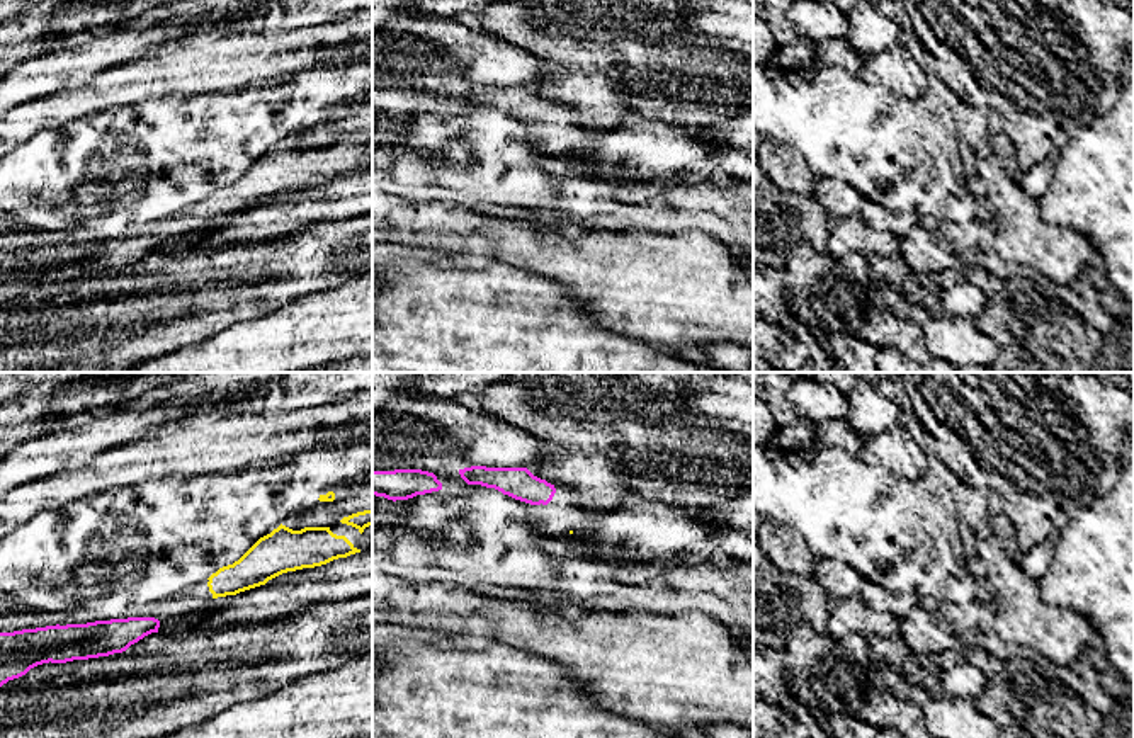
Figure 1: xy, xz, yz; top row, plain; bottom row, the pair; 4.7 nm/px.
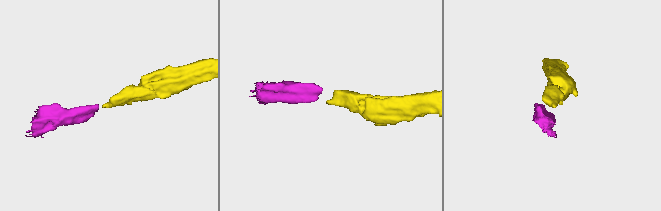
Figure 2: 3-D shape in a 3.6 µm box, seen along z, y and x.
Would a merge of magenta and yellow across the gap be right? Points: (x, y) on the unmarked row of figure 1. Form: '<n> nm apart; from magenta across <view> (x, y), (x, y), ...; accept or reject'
280 nm apart; from magenta across xy (158, 240), (213, 216); accept

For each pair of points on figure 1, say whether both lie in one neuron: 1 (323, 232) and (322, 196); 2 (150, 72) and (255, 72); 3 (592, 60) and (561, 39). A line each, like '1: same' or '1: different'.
1: different
2: same
3: same

